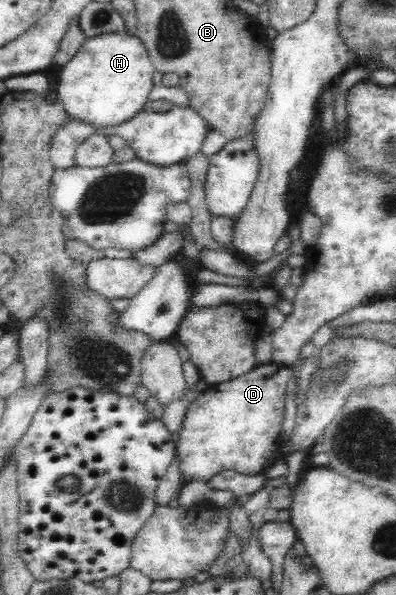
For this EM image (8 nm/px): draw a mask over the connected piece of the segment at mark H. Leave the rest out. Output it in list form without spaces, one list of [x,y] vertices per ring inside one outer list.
[[[127,32],[85,39],[79,52],[62,66],[54,87],[67,118],[89,123],[98,132],[99,129],[123,124],[147,110],[149,93],[154,85],[153,73],[156,71],[147,52],[142,40]]]

